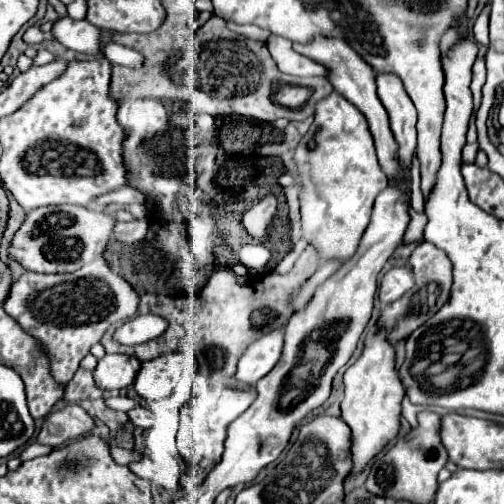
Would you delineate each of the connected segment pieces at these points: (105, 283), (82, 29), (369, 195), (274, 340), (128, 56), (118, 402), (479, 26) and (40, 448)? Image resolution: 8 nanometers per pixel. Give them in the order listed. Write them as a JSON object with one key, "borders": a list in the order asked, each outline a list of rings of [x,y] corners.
{"borders":[[[[95,259],[63,275],[23,273],[13,281],[3,309],[39,341],[41,351],[45,351],[49,359],[49,373],[57,385],[67,387],[73,373],[79,369],[79,361],[89,353],[89,347],[99,343],[107,327],[133,317],[137,303],[139,297],[133,287],[121,275],[113,273],[103,259]]],[[[69,17],[57,19],[53,23],[51,33],[61,45],[65,45],[67,49],[73,49],[77,53],[97,55],[101,51],[101,43],[99,43],[101,31],[95,25],[87,23],[85,19],[83,21],[75,21]]],[[[331,93],[329,97],[317,103],[315,121],[311,123],[309,131],[301,137],[299,145],[295,147],[293,159],[299,169],[299,179],[303,185],[299,191],[303,239],[317,251],[321,261],[351,259],[351,255],[357,251],[363,231],[369,225],[375,197],[387,187],[387,175],[381,171],[381,165],[377,163],[373,137],[371,137],[365,117],[347,99],[343,99],[337,93]]],[[[271,331],[269,335],[257,339],[257,343],[251,343],[237,363],[235,379],[255,385],[263,375],[267,375],[273,369],[281,355],[281,347],[283,331]]],[[[107,43],[103,53],[111,63],[119,63],[119,65],[127,65],[127,67],[139,67],[143,61],[143,57],[135,49],[129,49],[129,47],[123,47],[117,43]]],[[[107,397],[107,405],[111,407],[111,409],[117,409],[117,411],[129,411],[129,409],[133,409],[133,407],[137,407],[139,403],[137,401],[133,401],[131,397]]],[[[485,7],[473,26],[476,43],[486,47],[489,45],[489,13],[490,9]]],[[[29,443],[29,445],[25,445],[25,449],[19,453],[19,459],[21,459],[21,461],[27,461],[27,459],[33,459],[33,457],[39,457],[39,455],[47,455],[47,451],[51,451],[51,449],[53,449],[53,447]]]]}

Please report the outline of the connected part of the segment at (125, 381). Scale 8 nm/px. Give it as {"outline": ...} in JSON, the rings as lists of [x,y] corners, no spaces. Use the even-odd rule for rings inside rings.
{"outline":[[[105,355],[99,359],[93,377],[99,389],[123,389],[133,383],[139,371],[139,361],[129,355]]]}

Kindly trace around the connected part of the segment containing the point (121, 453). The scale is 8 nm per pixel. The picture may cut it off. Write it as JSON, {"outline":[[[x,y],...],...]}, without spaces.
{"outline":[[[113,447],[111,449],[111,455],[117,463],[123,463],[123,465],[131,465],[133,461],[137,461],[142,457],[142,454],[134,450],[129,451],[129,449],[121,449],[121,447]]]}

